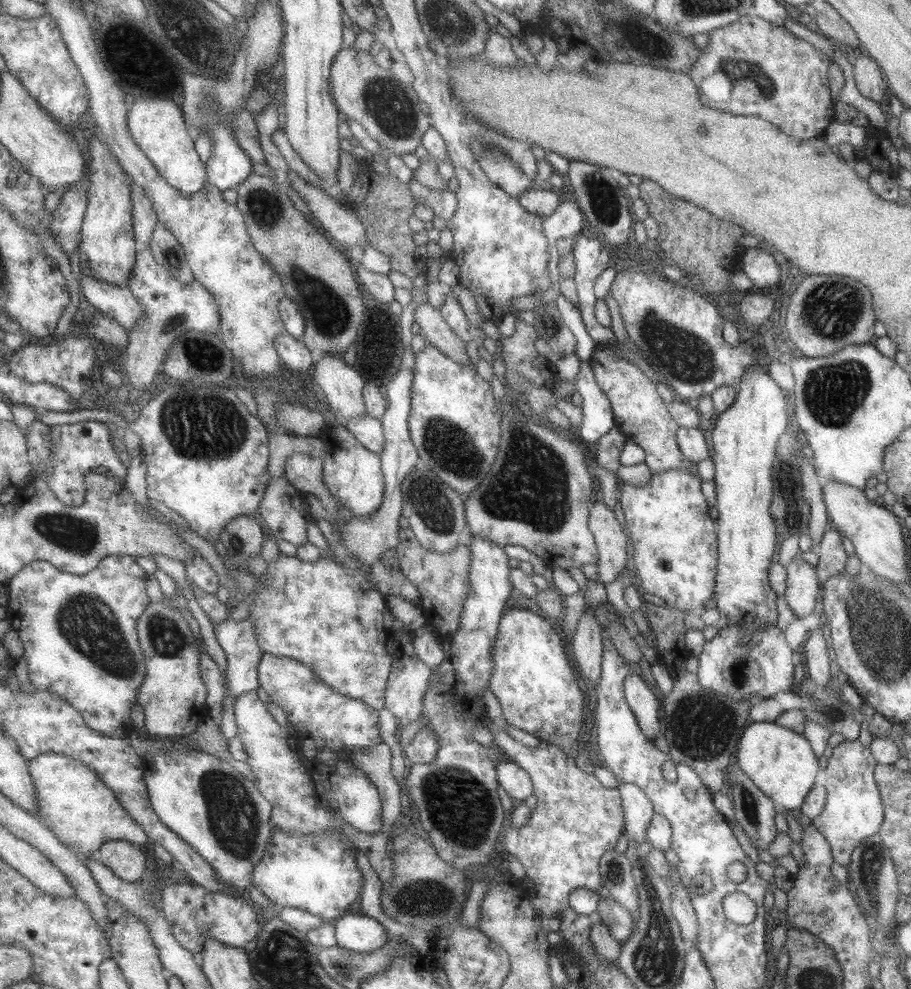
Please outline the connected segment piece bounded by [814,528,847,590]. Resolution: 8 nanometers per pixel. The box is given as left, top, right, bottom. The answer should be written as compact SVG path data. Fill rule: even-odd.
M829 528L821 535L817 548L818 564L814 568L819 581L819 590L823 588L823 581L844 570L847 554L843 551L841 537L842 534L839 531Z

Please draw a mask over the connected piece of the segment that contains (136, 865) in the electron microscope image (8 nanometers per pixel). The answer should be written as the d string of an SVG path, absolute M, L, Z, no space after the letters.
M109 840L102 845L98 858L124 882L142 881L147 872L147 853L127 840Z

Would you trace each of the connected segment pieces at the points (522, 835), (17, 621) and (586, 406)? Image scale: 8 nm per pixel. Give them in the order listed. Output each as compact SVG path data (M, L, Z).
M485 717L483 724L492 731L506 759L529 772L534 794L538 797L530 822L520 828L508 823L503 833L502 848L523 864L535 890L532 900L537 912L544 917L563 918L574 891L585 888L599 893L603 886L601 855L613 849L624 829L620 793L617 788L604 788L594 775L581 770L577 762L556 745L540 740L540 748L526 748L507 731L493 727L489 717Z
M114 555L109 556L108 559L104 559L99 563L97 568L85 575L76 575L62 571L53 563L45 560L37 560L28 564L23 570L20 570L8 584L10 588L10 599L7 606L7 618L13 622L13 626L18 632L24 646L23 656L29 661L29 676L31 677L32 684L35 687L39 687L39 689L53 691L63 697L63 699L67 699L69 703L81 712L92 729L97 729L97 732L102 732L112 737L125 738L125 735L127 735L125 730L127 730L127 726L131 726L132 724L131 712L133 706L139 703L140 688L143 686L144 680L148 675L147 659L145 659L145 653L141 648L140 633L137 632L137 624L140 622L143 612L151 604L151 600L147 596L147 576L149 576L149 573L141 567L135 556Z
M583 361L581 368L581 372L575 380L576 391L581 393L584 398L582 406L584 420L578 433L582 436L581 442L586 444L598 442L601 436L617 425L609 406L609 399L595 381L594 375L597 368L590 361Z

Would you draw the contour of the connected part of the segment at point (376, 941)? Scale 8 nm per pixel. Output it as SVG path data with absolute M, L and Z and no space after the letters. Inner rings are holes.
M349 912L334 921L337 942L341 947L360 953L370 953L383 948L389 941L387 927L377 918L361 912Z

